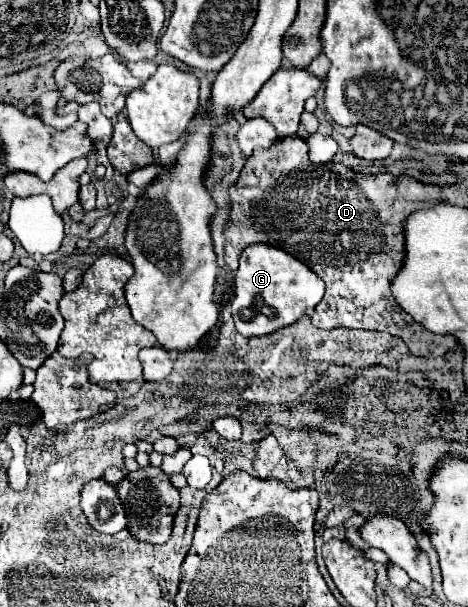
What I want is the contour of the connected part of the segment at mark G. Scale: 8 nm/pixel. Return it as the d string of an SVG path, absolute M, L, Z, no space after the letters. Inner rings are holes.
M270 244L248 246L240 256L234 280L236 290L232 300L232 318L242 336L264 336L294 324L324 296L324 282L304 262Z

